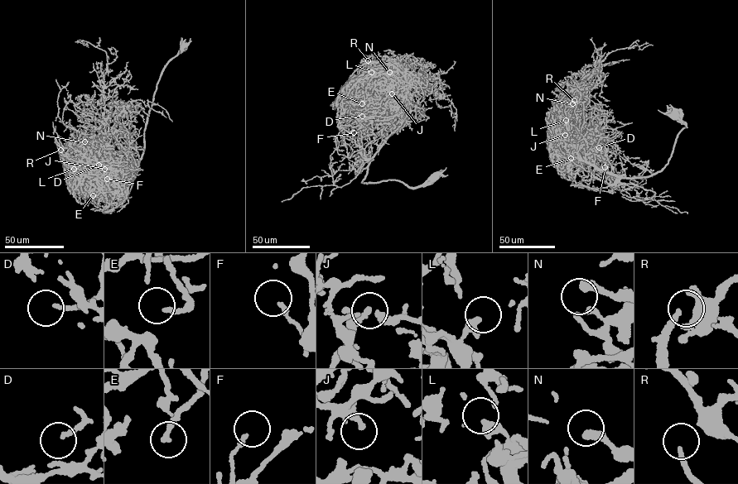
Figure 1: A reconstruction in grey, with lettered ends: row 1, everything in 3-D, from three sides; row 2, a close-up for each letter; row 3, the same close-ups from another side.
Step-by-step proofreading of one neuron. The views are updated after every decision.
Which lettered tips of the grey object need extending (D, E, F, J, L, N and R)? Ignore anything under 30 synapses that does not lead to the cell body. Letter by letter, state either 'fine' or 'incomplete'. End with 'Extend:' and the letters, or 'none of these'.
D: incomplete
E: fine
F: fine
J: fine
L: fine
N: incomplete
R: incomplete
Extend: D, N, R

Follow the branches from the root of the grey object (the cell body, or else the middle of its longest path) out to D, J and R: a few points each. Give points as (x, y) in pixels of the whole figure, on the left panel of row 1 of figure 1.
D: (184, 45), (159, 79), (143, 130), (142, 154), (135, 168), (122, 165), (118, 156), (98, 162), (98, 165)
J: (184, 45), (159, 79), (137, 165), (134, 170), (128, 166), (116, 175), (104, 174), (104, 169)
R: (184, 45), (156, 84), (132, 180), (111, 191), (98, 184), (87, 165), (60, 150)

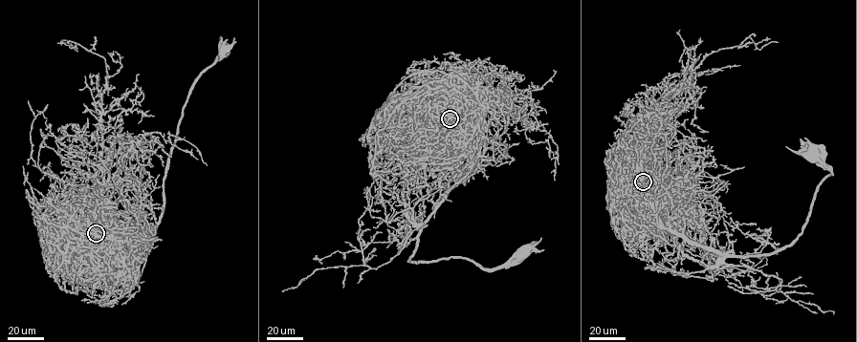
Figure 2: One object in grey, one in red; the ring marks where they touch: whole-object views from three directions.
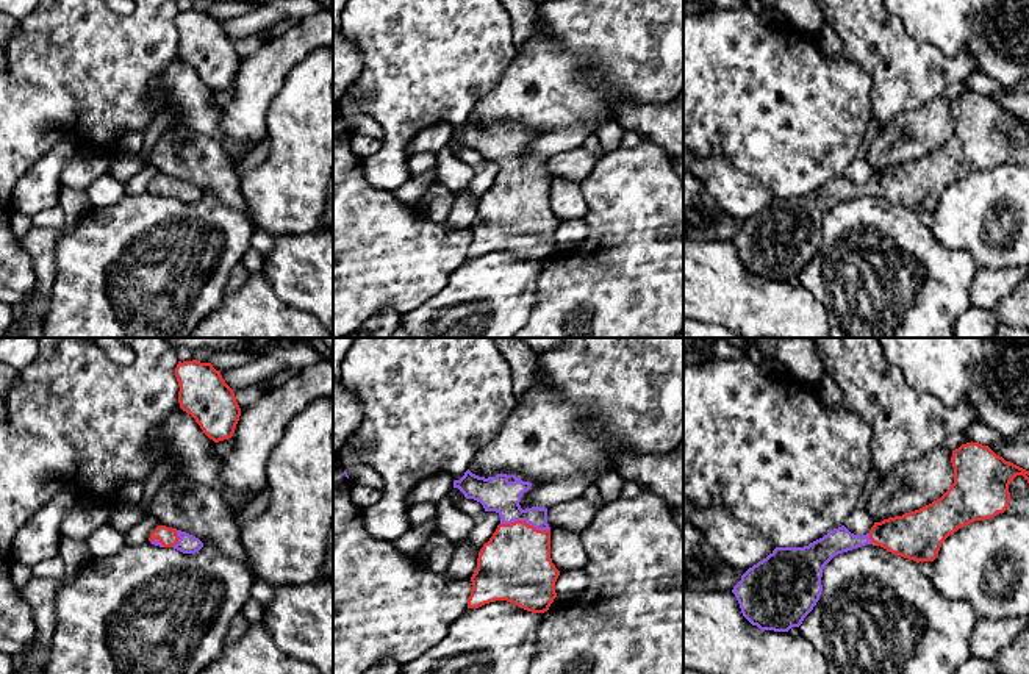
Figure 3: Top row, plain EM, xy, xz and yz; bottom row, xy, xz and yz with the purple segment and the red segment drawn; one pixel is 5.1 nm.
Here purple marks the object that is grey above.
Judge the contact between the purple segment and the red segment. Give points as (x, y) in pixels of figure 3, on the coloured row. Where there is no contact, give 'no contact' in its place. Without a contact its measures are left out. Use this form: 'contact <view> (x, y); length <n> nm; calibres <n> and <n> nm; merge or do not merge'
contact xz (526, 521); length 260 nm; calibres 180 and 380 nm; merge

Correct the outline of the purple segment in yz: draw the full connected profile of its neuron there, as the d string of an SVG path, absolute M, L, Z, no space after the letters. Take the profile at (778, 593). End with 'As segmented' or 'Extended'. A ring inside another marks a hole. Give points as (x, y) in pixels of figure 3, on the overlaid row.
M971 441L952 450L951 463L954 483L940 499L920 510L874 522L862 536L841 525L808 546L776 547L749 568L732 590L743 616L760 630L788 632L791 627L799 627L819 601L823 569L835 555L873 544L916 563L934 561L949 535L974 521L991 519L1006 511L1010 504L1009 485L1016 475L1023 475L1029 483L1029 471L1006 461L979 443Z. Extended

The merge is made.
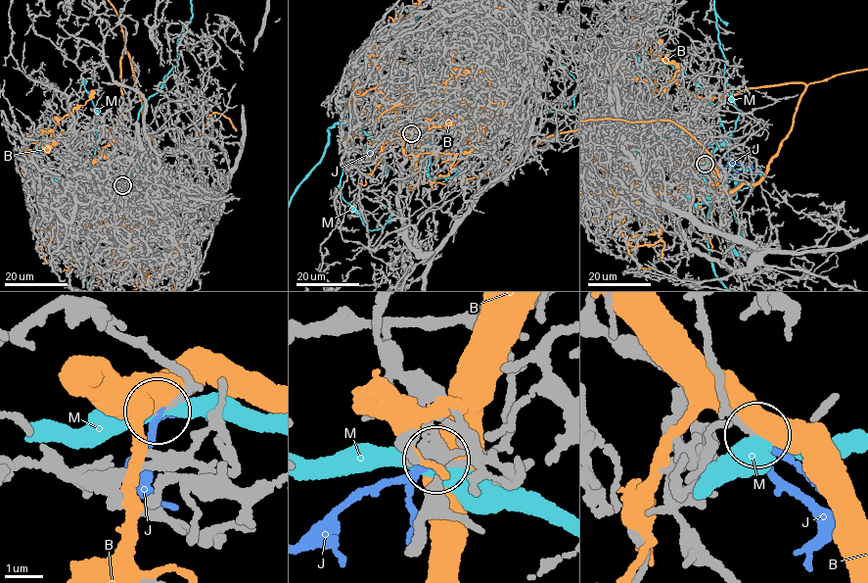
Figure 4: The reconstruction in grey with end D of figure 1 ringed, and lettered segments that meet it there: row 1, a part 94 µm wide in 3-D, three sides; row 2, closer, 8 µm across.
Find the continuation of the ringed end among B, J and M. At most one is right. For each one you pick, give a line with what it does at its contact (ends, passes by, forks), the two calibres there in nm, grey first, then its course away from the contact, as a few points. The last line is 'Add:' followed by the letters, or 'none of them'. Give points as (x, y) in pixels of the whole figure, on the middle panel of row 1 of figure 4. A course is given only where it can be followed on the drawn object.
J: it passes by; calibres 190 and 110 nm
Add: J

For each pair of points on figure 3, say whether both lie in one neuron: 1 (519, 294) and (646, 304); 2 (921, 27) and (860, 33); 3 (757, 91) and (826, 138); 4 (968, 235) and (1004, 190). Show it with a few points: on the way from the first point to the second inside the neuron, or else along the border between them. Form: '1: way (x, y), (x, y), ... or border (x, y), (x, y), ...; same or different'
1: border (543, 263), (538, 272), (537, 301), (526, 321); different
2: border (895, 16), (917, 41), (929, 43), (937, 49); different
3: way (774, 107), (809, 129); same
4: way (975, 222), (985, 211), (992, 199); same

